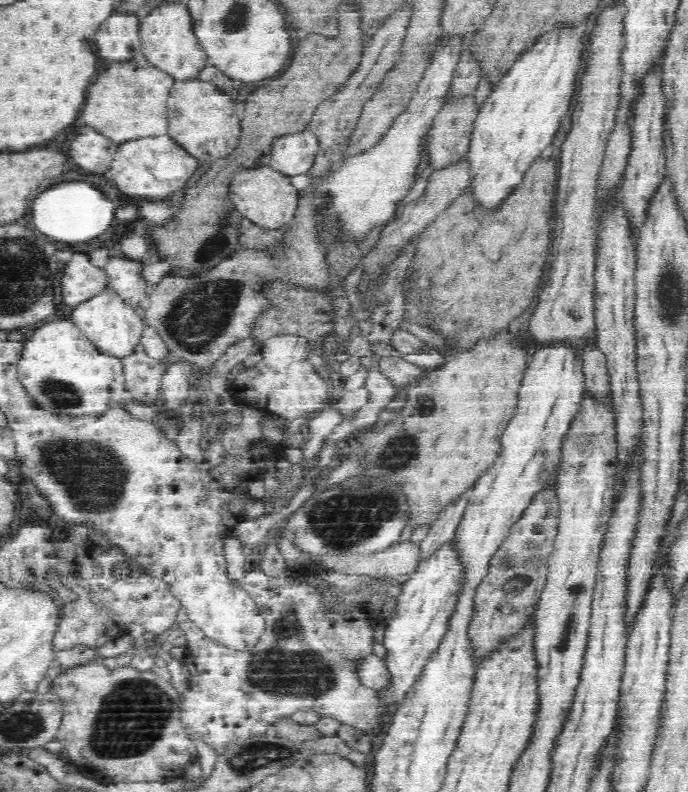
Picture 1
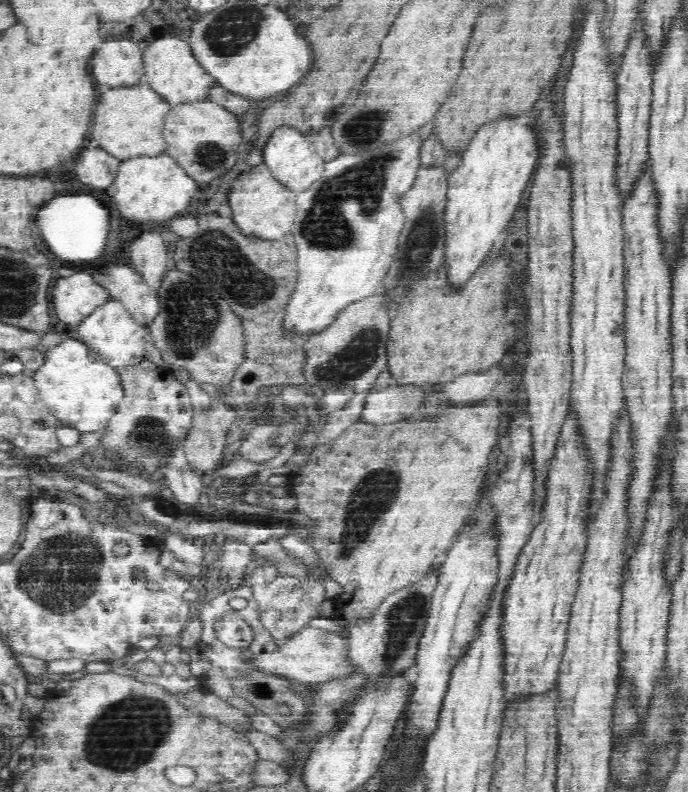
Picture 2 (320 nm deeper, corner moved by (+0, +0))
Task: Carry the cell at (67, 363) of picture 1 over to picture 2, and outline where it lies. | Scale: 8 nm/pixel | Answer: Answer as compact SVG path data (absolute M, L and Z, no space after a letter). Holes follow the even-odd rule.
M65 334L60 344L46 350L45 360L38 369L34 370L33 379L40 400L45 404L47 410L61 421L61 426L75 428L80 433L106 429L110 420L117 413L119 404L125 395L117 367L106 364L86 345L86 342L73 334Z

